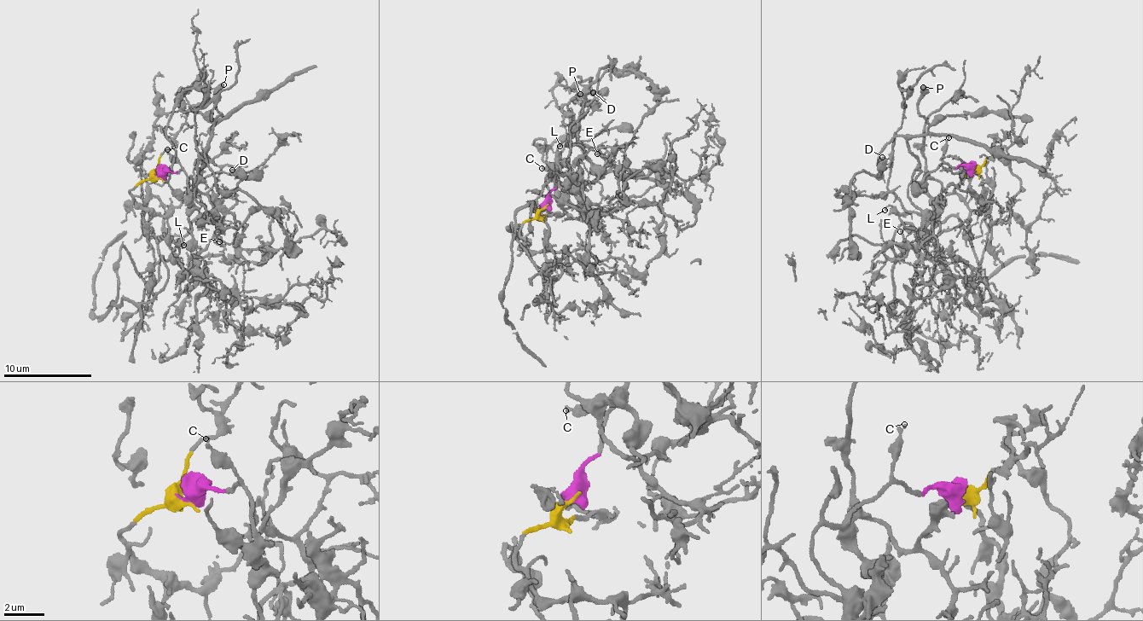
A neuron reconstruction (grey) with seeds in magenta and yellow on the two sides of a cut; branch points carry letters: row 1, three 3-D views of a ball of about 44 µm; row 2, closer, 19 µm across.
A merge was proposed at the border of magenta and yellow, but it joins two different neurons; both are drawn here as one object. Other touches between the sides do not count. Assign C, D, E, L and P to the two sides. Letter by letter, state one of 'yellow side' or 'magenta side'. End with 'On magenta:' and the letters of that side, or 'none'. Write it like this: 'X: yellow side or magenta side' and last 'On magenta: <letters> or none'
C: magenta side
D: magenta side
E: magenta side
L: yellow side
P: magenta side
On magenta: C, D, E, P

